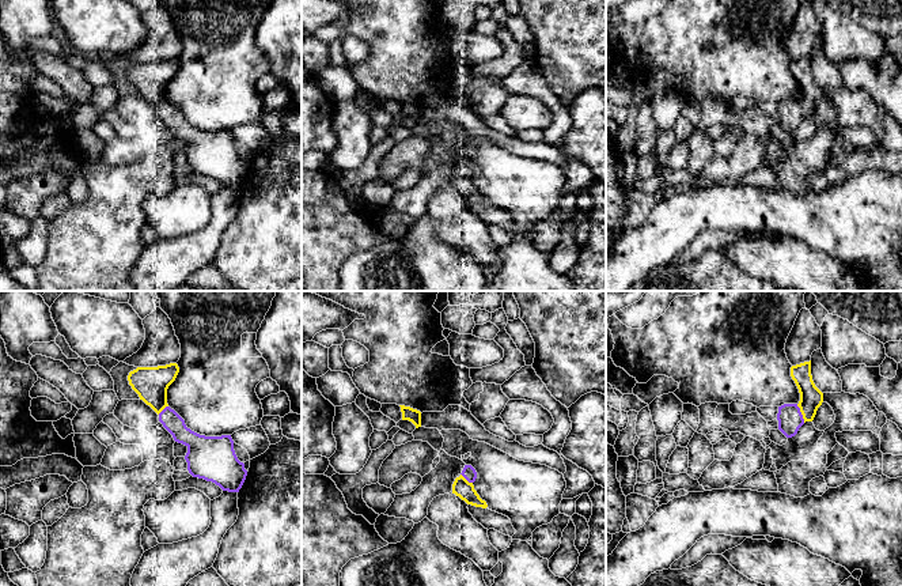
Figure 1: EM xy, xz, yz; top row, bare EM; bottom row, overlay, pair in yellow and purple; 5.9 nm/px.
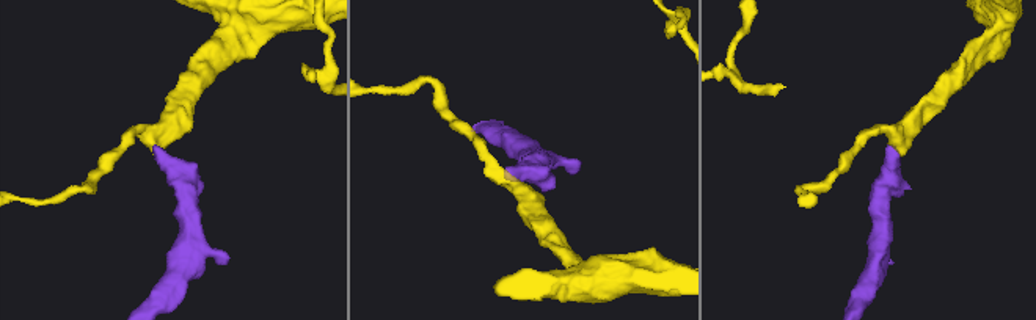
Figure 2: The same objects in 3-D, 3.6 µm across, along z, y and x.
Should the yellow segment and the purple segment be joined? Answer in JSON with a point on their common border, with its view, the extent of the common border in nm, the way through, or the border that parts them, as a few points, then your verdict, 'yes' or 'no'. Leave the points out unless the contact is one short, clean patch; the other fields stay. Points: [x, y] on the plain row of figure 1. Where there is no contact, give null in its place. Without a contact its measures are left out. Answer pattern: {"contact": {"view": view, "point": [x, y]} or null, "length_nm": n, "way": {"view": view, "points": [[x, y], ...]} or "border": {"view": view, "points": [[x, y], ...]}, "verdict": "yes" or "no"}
{"contact": {"view": "yz", "point": [802, 109]}, "length_nm": 120, "verdict": "yes"}

